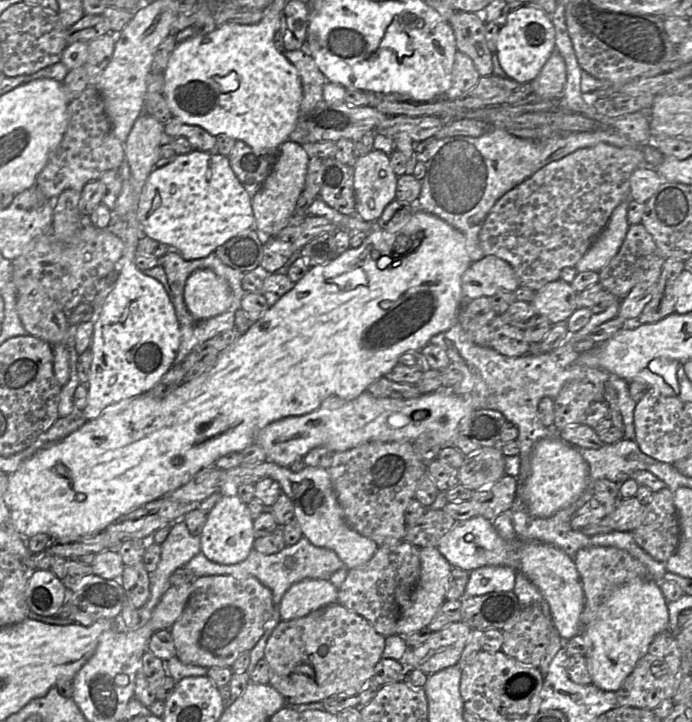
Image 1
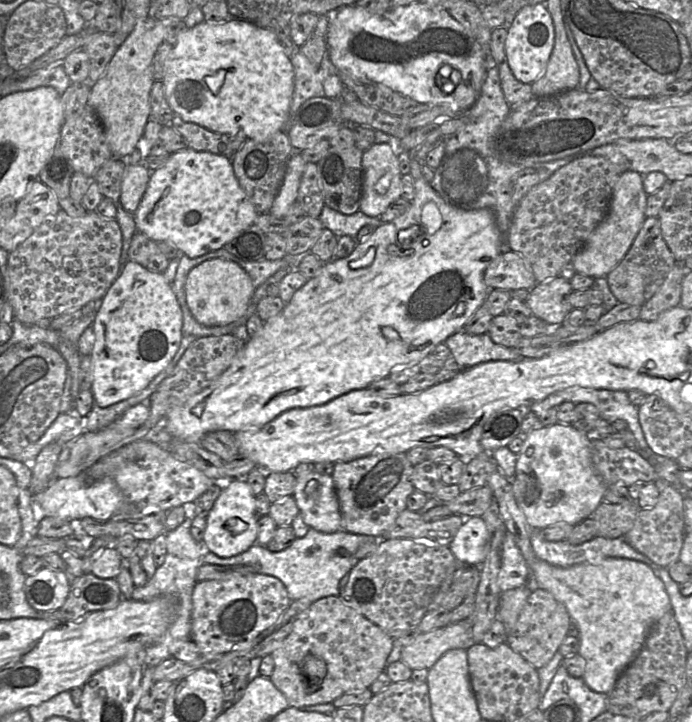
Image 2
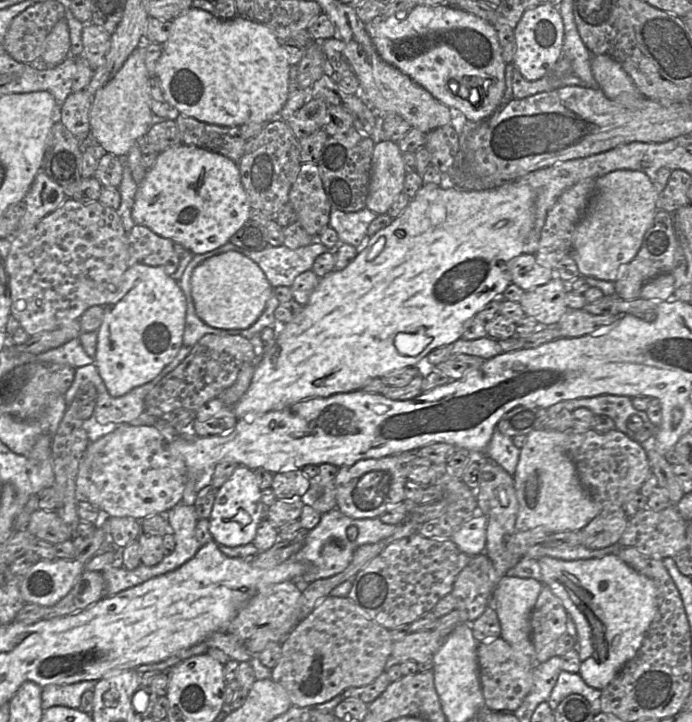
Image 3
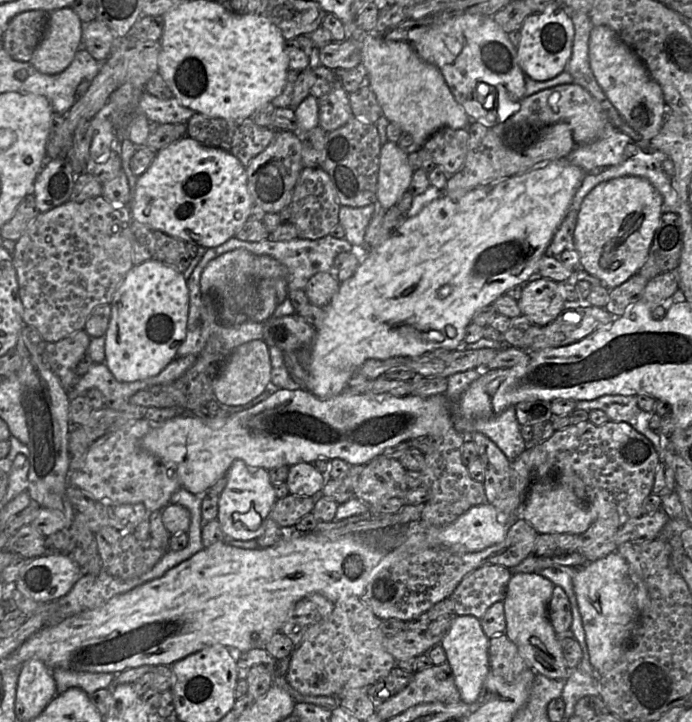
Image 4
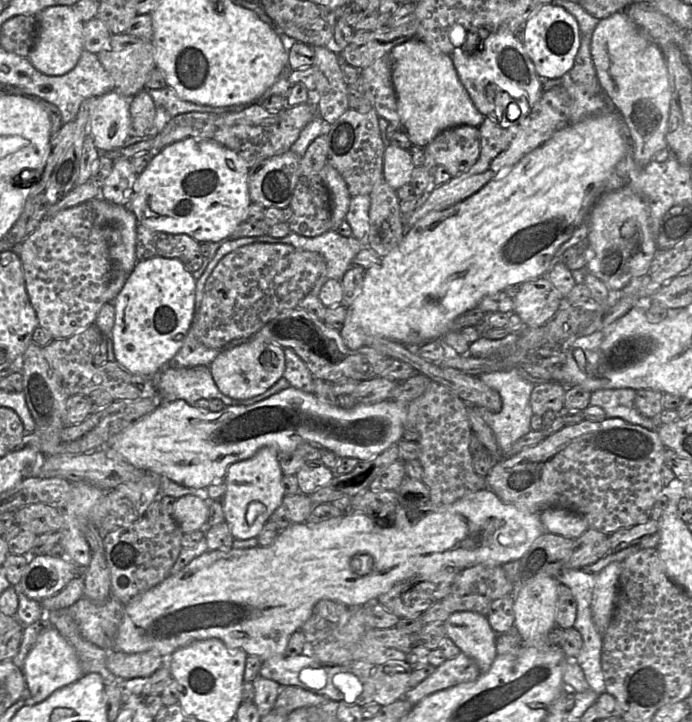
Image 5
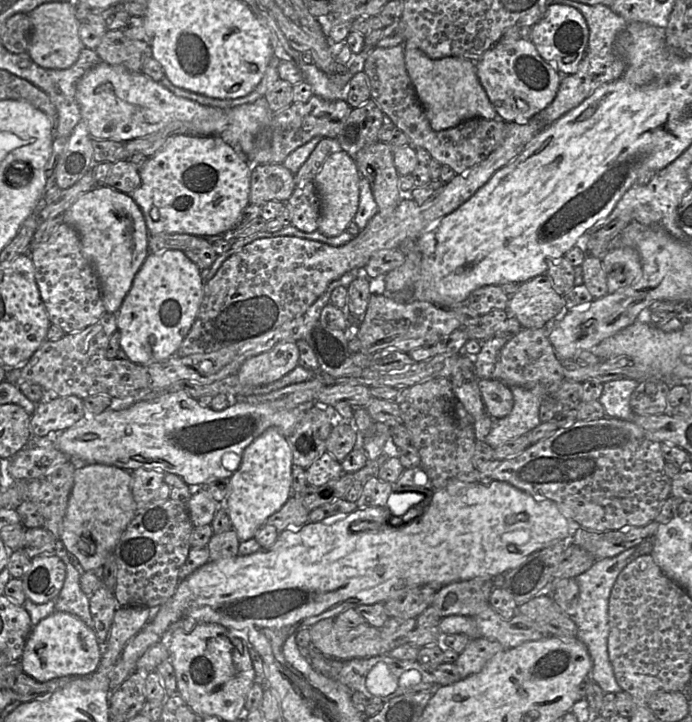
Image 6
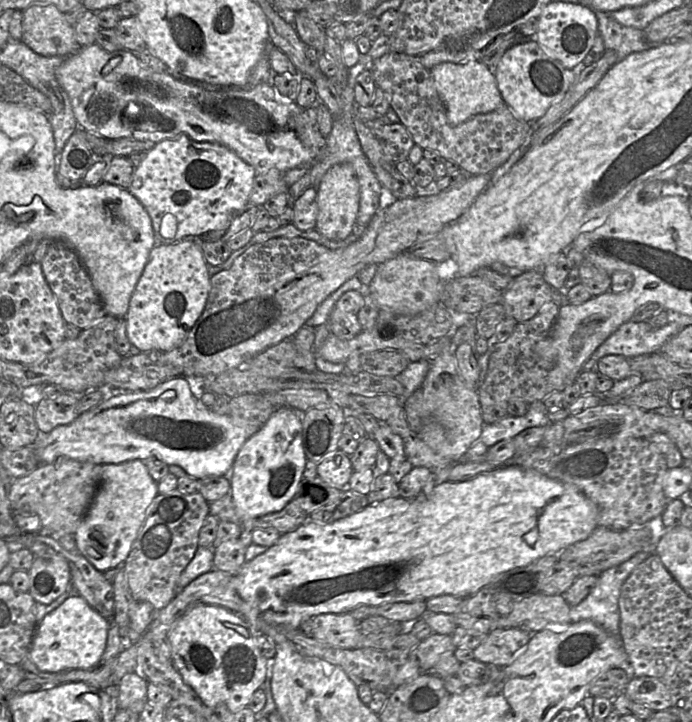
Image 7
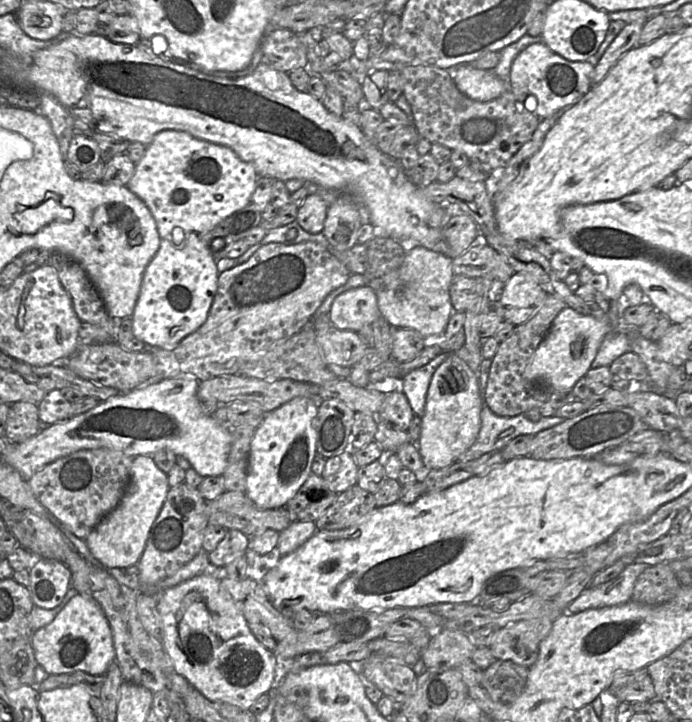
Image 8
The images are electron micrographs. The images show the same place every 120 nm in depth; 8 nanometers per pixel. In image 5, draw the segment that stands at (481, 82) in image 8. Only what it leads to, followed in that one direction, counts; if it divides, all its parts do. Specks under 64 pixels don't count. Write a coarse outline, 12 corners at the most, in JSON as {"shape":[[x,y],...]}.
{"shape":[[414,37],[390,51],[403,130],[425,148],[485,119],[450,55]]}

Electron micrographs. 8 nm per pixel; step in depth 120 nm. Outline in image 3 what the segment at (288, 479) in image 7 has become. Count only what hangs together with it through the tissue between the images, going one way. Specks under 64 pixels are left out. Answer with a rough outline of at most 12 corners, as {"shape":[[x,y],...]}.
{"shape":[[239,465],[209,520],[218,545],[254,541],[266,508],[254,470]]}

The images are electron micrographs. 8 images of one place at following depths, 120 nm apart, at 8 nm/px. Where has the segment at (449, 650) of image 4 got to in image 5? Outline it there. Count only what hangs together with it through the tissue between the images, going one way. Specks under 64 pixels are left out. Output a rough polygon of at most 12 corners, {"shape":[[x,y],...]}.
{"shape":[[450,614],[446,636],[486,673],[497,656],[487,617]]}

